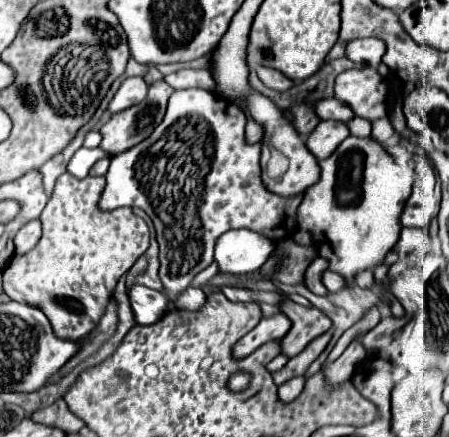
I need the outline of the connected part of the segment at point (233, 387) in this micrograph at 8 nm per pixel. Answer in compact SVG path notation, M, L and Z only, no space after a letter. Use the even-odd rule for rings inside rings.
M235 372L235 374L231 374L231 378L229 378L229 382L227 382L227 388L231 390L231 392L243 392L245 388L249 388L249 382L251 382L251 374L249 372Z

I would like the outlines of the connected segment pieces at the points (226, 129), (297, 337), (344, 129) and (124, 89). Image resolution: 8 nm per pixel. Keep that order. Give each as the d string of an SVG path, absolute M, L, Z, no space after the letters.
M187 88L187 90L175 90L169 98L169 106L167 106L167 114L163 118L163 122L155 128L155 132L139 142L137 146L121 152L119 156L113 156L111 158L111 166L109 166L109 172L105 174L107 178L107 186L103 190L103 196L101 196L101 208L103 210L113 210L113 208L119 208L119 206L137 206L141 210L145 210L153 224L155 224L155 230L157 230L157 242L159 244L159 262L161 262L161 268L159 268L159 278L163 282L162 291L151 290L151 288L145 288L145 286L131 286L129 288L129 300L131 300L131 308L133 308L133 314L135 314L135 320L137 324L155 324L159 320L159 316L163 316L168 311L167 304L169 301L175 302L193 282L193 278L205 270L211 262L213 262L213 248L217 244L217 238L227 232L227 230L233 230L233 228L249 228L257 234L263 234L265 238L273 240L273 242L279 242L279 240L285 240L285 238L291 238L297 230L297 208L303 200L303 194L295 194L295 196L279 196L275 192L269 192L261 180L261 144L249 144L245 142L245 114L229 100L223 100L223 98L217 98L217 94L209 92L209 90L203 90L203 88Z
M291 300L281 304L281 312L293 322L291 330L283 338L283 354L293 358L297 356L311 340L325 334L333 322L317 308L303 308Z
M321 120L317 124L317 128L311 132L311 136L307 138L307 148L317 160L323 160L323 158L331 156L333 150L347 136L351 136L347 124L337 122L337 120Z
M141 76L127 78L121 84L121 88L117 90L117 94L113 96L113 100L109 104L109 110L115 114L119 110L125 110L125 108L131 108L131 106L143 102L145 96L147 96L147 90L149 90L149 86Z

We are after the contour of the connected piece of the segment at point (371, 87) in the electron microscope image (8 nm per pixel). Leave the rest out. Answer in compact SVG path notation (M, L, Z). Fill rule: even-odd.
M373 66L341 72L335 80L335 98L371 122L385 118L389 112L389 84Z

